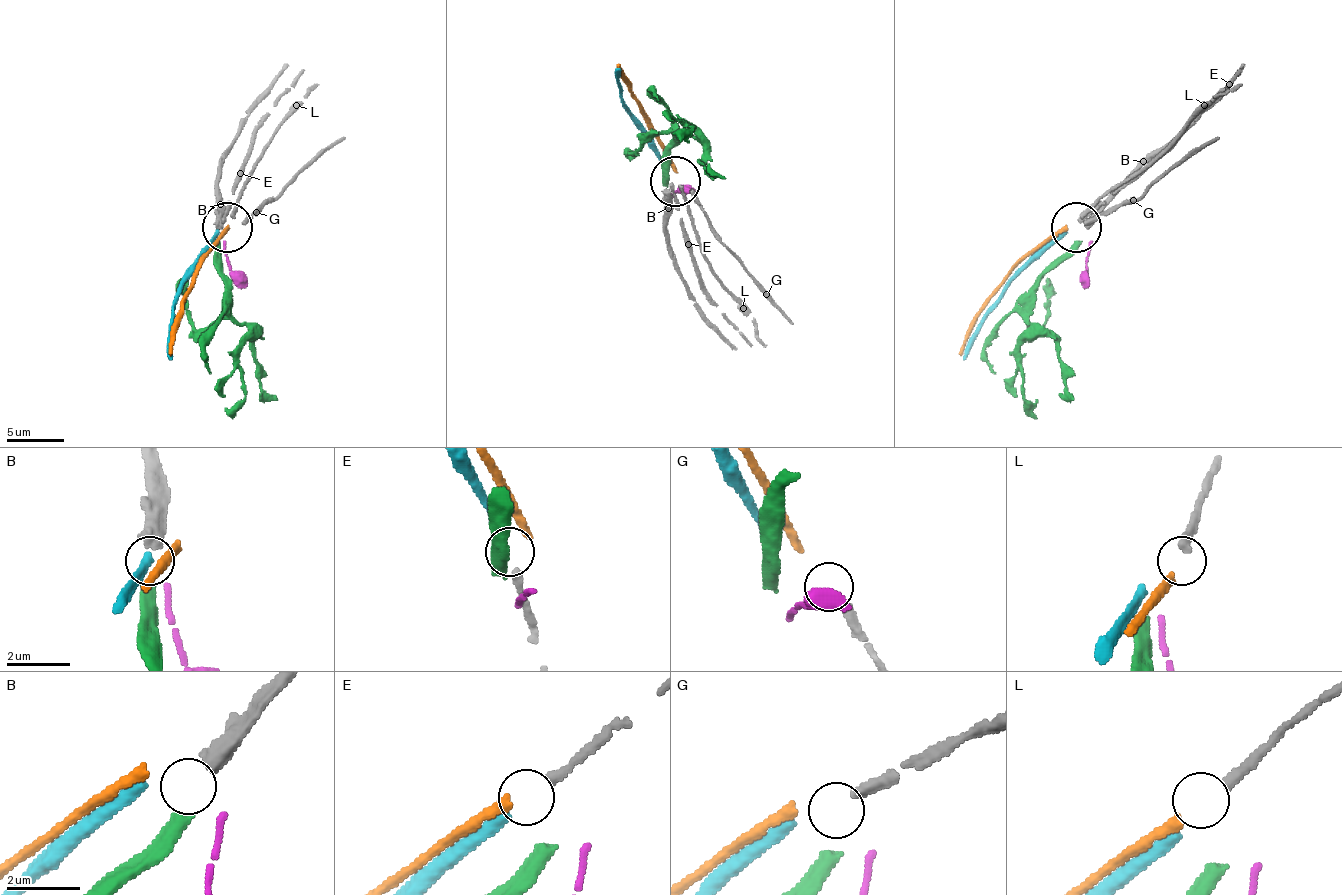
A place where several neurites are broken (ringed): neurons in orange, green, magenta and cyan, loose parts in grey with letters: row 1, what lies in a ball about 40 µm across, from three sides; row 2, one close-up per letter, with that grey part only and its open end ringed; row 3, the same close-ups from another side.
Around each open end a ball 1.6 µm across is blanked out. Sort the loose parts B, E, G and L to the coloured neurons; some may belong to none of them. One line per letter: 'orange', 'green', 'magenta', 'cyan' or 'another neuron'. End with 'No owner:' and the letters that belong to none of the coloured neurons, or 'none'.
B: green
E: cyan
G: another neuron
L: orange
No owner: G

